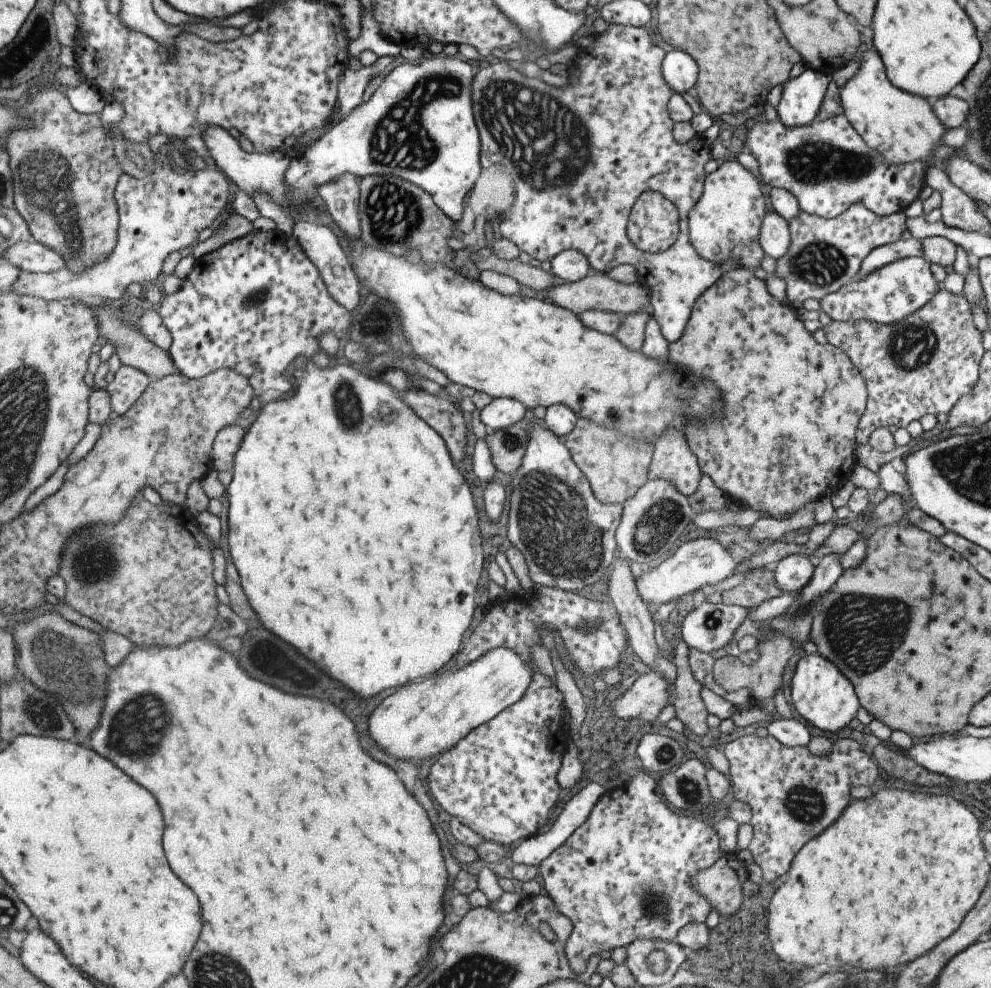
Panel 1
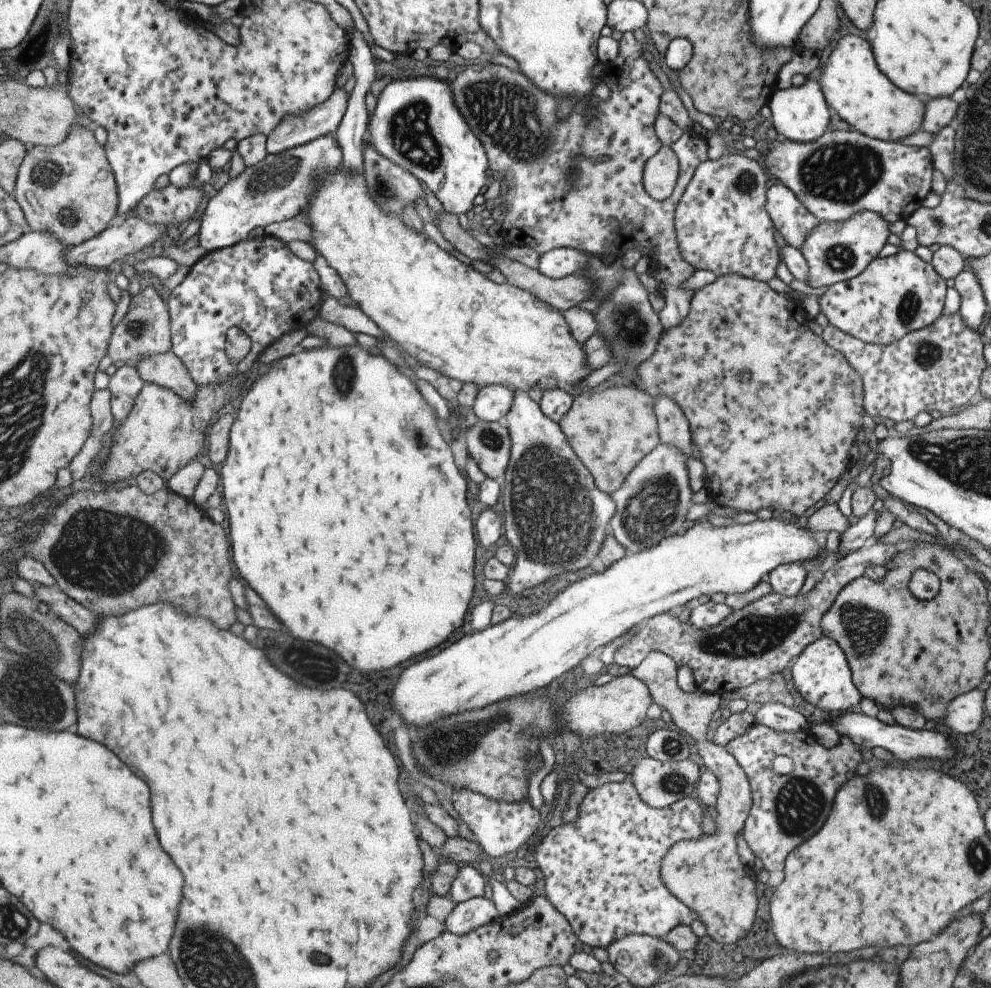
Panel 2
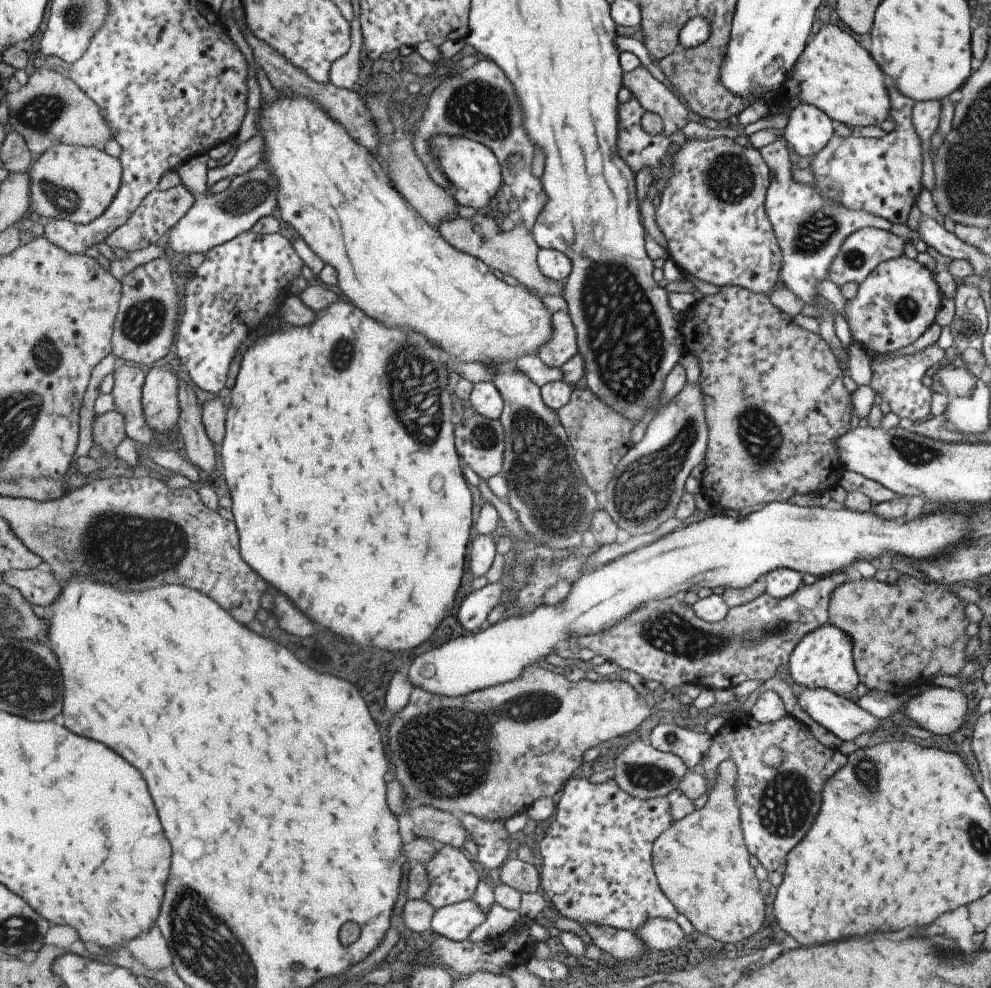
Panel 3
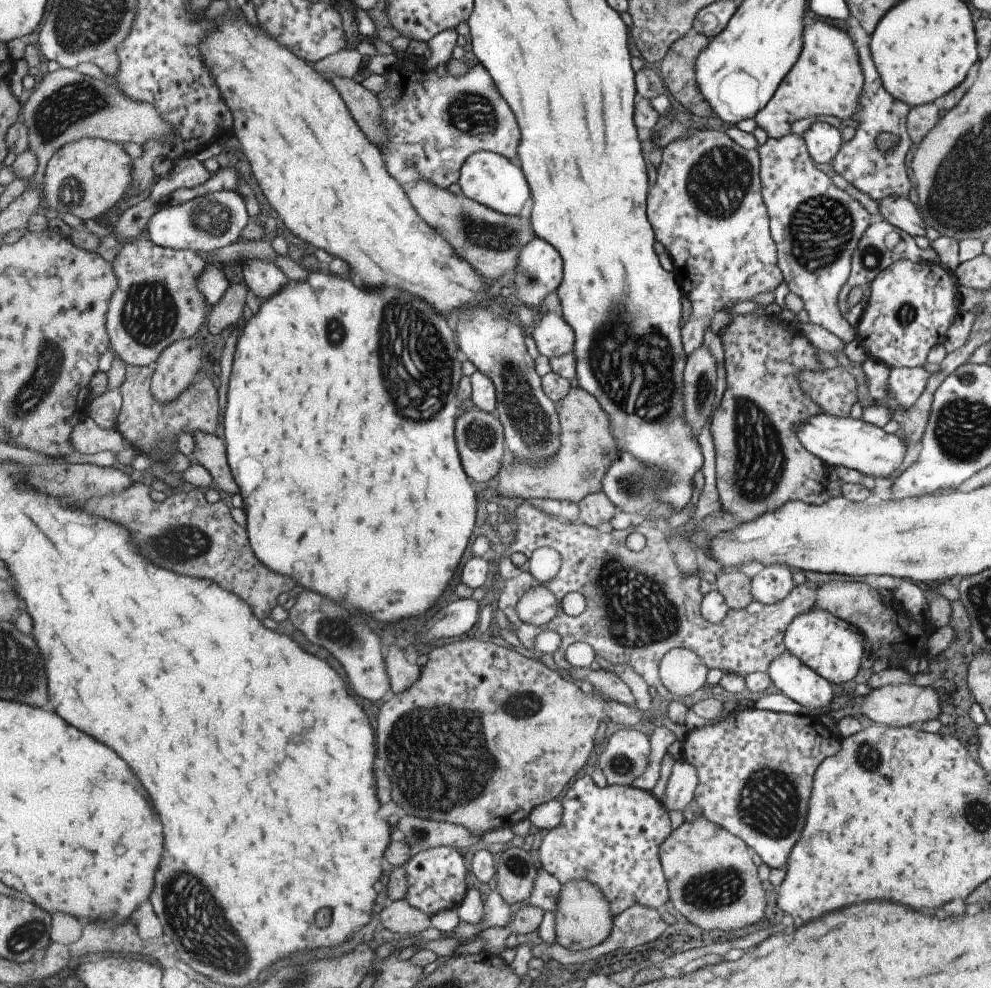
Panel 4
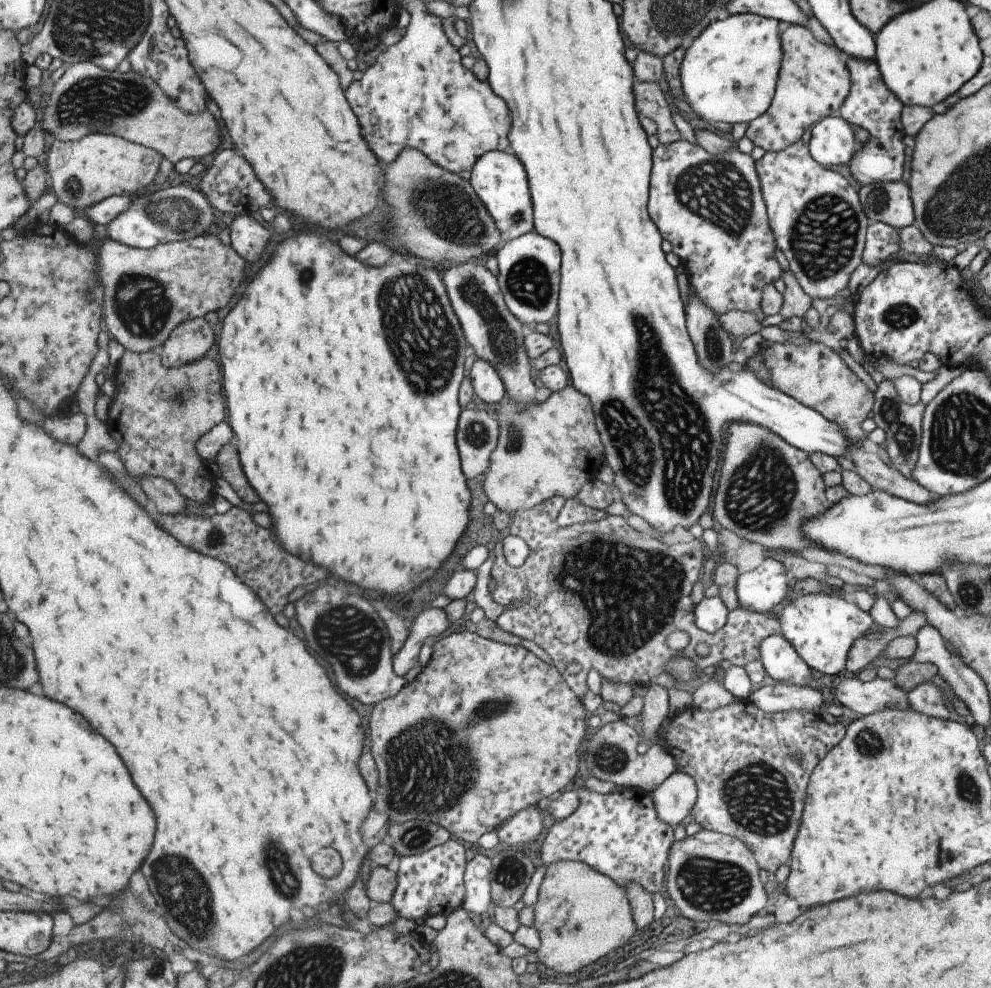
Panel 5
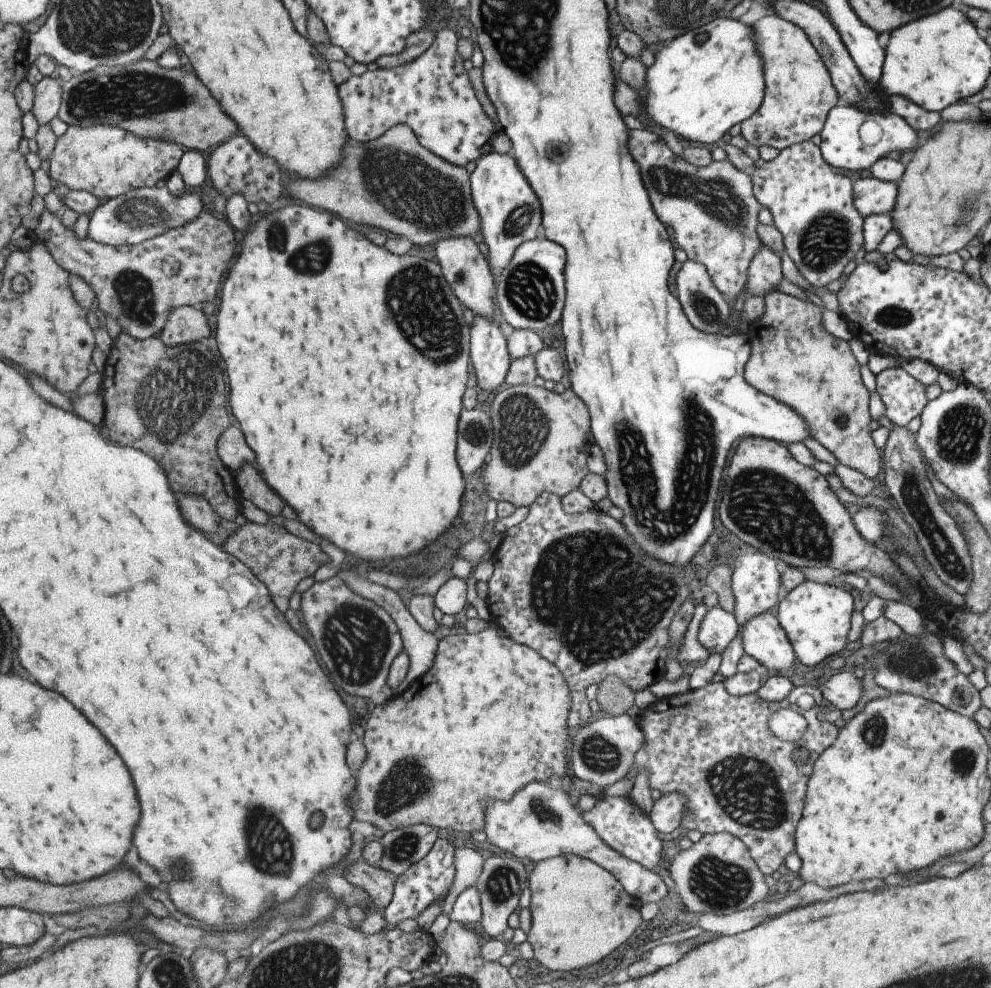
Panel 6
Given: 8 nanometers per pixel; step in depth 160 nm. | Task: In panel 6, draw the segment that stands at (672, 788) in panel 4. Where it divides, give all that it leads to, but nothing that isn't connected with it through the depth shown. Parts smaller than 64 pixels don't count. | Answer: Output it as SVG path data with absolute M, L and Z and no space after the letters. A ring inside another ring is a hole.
M679 791L662 794L653 801L647 816L657 833L669 834L679 826L686 802L687 797Z

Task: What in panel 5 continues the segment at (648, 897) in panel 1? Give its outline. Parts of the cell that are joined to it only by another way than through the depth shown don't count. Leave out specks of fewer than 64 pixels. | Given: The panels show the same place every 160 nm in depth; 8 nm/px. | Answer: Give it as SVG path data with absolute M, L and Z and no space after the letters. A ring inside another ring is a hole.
M585 787L575 791L577 808L563 820L554 821L540 842L540 858L547 866L559 861L579 861L610 878L625 890L629 884L643 887L650 895L661 892L663 866L668 859L668 850L673 840L672 828L663 822L655 812L652 796L646 790L633 787L616 787L613 792L600 794Z

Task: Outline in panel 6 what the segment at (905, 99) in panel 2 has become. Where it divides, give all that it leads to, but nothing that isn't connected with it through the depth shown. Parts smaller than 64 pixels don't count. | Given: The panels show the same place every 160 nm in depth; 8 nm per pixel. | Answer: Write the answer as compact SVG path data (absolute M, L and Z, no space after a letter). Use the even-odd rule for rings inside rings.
M769 14L751 28L763 63L764 97L759 108L740 122L740 135L755 148L766 144L780 151L817 134L829 110L839 104L838 94L818 51L797 25Z

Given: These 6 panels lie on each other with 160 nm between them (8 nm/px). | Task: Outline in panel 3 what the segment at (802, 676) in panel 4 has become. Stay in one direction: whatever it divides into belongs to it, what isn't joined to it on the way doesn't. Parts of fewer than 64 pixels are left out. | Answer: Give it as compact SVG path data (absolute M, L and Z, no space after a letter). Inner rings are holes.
M803 688L797 704L813 722L821 725L841 741L851 742L863 733L881 728L881 722L867 710L861 710L853 701L827 690L827 688Z

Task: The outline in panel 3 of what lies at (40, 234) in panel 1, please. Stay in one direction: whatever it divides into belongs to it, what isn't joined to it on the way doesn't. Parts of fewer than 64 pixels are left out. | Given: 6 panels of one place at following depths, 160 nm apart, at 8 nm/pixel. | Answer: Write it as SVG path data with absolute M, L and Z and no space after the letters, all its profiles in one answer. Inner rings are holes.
M56 145L31 166L30 217L44 216L90 224L106 214L123 183L123 162L100 147Z

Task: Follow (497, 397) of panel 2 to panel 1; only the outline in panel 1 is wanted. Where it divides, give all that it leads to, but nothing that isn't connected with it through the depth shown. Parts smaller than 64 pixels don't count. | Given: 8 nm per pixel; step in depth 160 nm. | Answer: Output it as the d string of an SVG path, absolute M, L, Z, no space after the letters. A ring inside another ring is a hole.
M491 397L491 402L480 411L481 422L488 431L507 429L507 426L519 423L523 416L525 406L517 400L506 397Z

